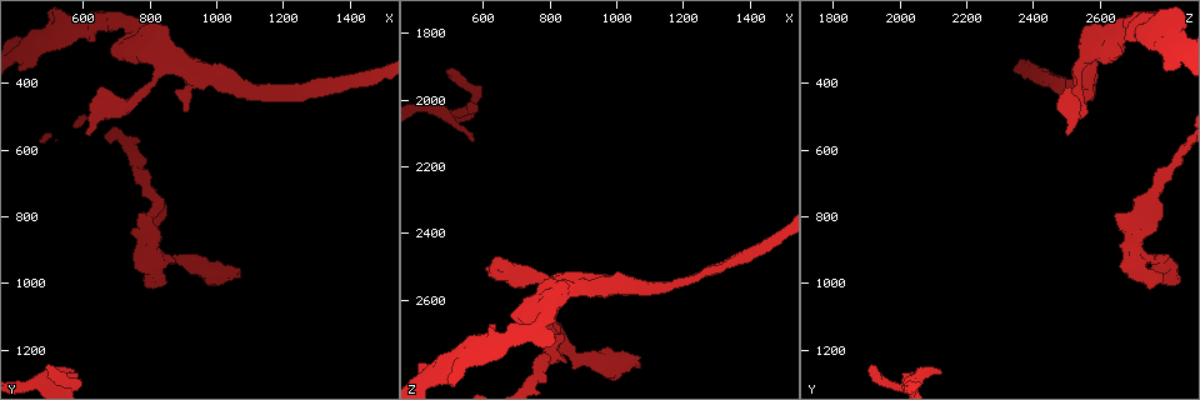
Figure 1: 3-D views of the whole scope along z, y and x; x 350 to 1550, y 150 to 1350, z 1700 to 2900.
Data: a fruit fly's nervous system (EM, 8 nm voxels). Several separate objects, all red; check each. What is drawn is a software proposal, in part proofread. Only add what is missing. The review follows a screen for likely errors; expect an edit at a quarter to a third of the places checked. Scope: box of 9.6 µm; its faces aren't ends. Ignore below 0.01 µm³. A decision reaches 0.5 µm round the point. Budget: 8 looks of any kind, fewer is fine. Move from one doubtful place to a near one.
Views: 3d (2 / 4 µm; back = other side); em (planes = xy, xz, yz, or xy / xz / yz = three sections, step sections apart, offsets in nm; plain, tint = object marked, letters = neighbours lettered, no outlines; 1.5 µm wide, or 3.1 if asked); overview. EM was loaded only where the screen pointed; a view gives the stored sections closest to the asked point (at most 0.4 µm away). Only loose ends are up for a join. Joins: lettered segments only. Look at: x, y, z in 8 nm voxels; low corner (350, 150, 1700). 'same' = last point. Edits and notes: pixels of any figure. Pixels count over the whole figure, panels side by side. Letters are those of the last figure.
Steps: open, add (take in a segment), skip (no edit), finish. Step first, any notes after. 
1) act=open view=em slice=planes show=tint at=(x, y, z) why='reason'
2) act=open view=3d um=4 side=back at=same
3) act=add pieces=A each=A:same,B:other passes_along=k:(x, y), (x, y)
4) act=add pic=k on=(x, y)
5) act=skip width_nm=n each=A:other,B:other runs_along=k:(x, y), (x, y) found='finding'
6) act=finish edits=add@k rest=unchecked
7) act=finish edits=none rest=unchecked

act=open view=em slice=planes show=letters at=(500, 1250, 1910) why='an open end'

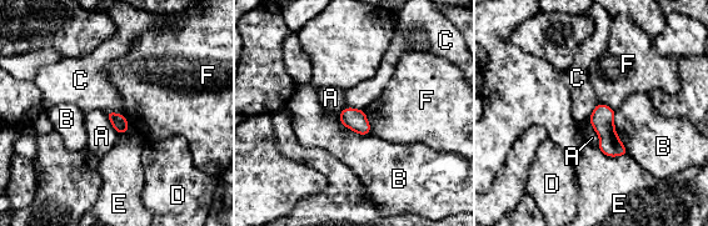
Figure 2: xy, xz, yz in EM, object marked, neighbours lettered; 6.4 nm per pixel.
act=skip width_nm=100 each=A:other,B:other,C:other,D:other,E:other,F:other border=2:(105, 111), (124, 115) found='no lettered segment goes on from it'

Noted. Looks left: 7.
act=open view=3d um=4 side=back at=(570, 1270, 2120) why='free end'

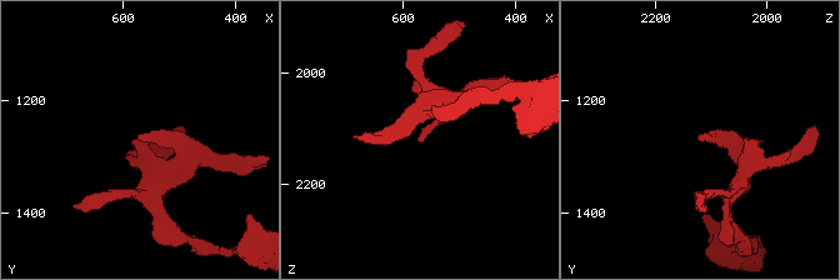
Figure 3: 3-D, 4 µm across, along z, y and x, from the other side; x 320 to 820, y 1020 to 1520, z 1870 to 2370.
act=open view=em slice=planes show=letters at=(565, 1270, 2125) why='need the tissue'

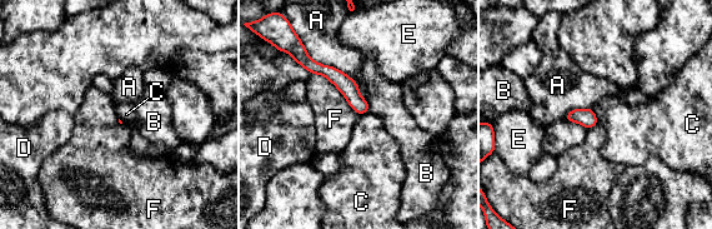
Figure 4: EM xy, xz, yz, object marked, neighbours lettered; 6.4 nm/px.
act=skip each=A:other,B:other,C:other,D:other,E:other,F:other border=4:(311, 73), (324, 75), (359, 115) found='no lettered segment goes on from it'

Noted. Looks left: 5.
act=open view=3d um=2 at=(610, 560, 2510) why='an open end'

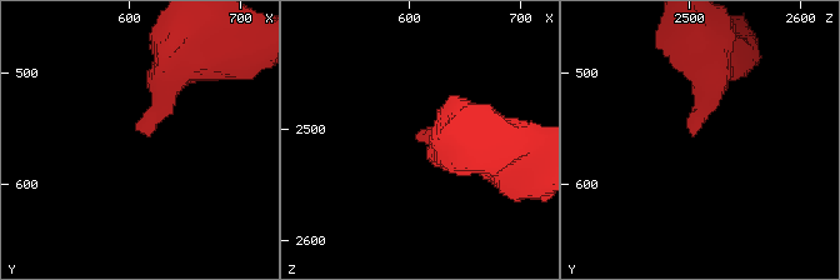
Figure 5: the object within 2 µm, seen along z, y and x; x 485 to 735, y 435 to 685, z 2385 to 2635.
act=open view=em slice=yz step=8 show=tint at=(610, 556, 2506) why='need the tissue'

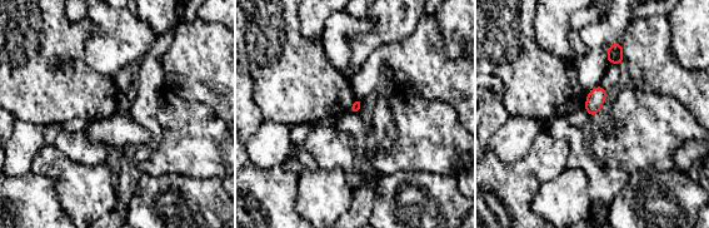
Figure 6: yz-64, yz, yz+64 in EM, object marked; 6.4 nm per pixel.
act=open view=em slice=planes show=letters at=same why='cut it another way'

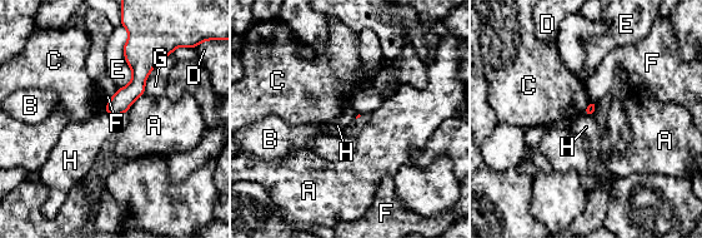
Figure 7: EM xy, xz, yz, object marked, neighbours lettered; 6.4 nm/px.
act=skip each=A:other,B:other,C:other,D:other,E:other,F:other,G:other,H:other runs_along=7:(153, 58), (113, 113) found='no lettered segment goes on from it'

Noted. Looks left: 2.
act=finish edits=none rest=unchecked

